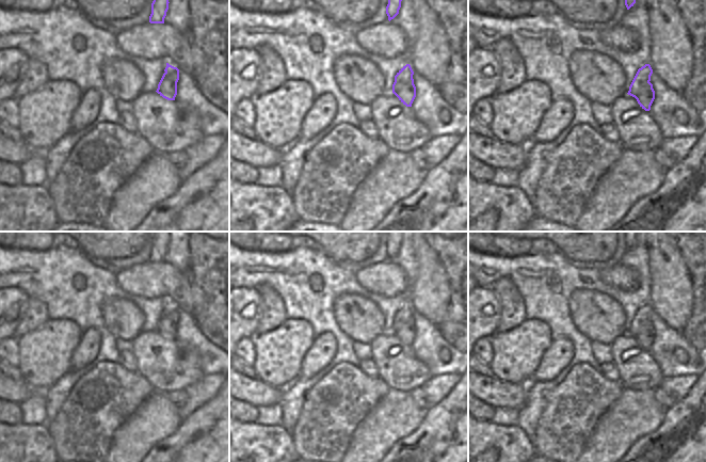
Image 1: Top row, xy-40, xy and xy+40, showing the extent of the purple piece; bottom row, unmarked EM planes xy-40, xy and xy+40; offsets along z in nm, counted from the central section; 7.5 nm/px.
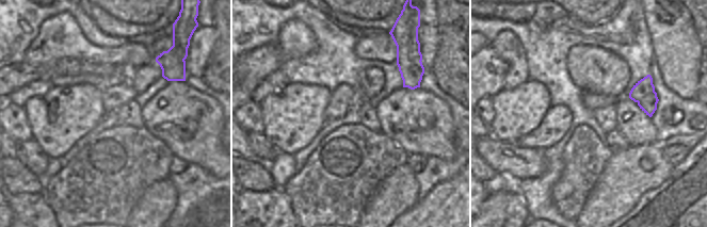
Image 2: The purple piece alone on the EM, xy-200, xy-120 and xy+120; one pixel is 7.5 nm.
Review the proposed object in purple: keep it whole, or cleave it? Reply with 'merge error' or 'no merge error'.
merge error

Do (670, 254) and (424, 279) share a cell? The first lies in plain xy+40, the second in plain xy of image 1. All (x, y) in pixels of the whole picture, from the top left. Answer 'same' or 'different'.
same

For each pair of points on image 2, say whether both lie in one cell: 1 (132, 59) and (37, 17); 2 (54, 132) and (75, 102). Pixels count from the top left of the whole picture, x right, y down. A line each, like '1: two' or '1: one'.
1: two
2: one

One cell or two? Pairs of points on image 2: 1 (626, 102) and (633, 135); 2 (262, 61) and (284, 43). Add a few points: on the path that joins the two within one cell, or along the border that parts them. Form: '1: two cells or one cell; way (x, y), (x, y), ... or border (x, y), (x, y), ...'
1: one cell; way (633, 111), (636, 113), (635, 127)
2: one cell; way (269, 58), (283, 49)

